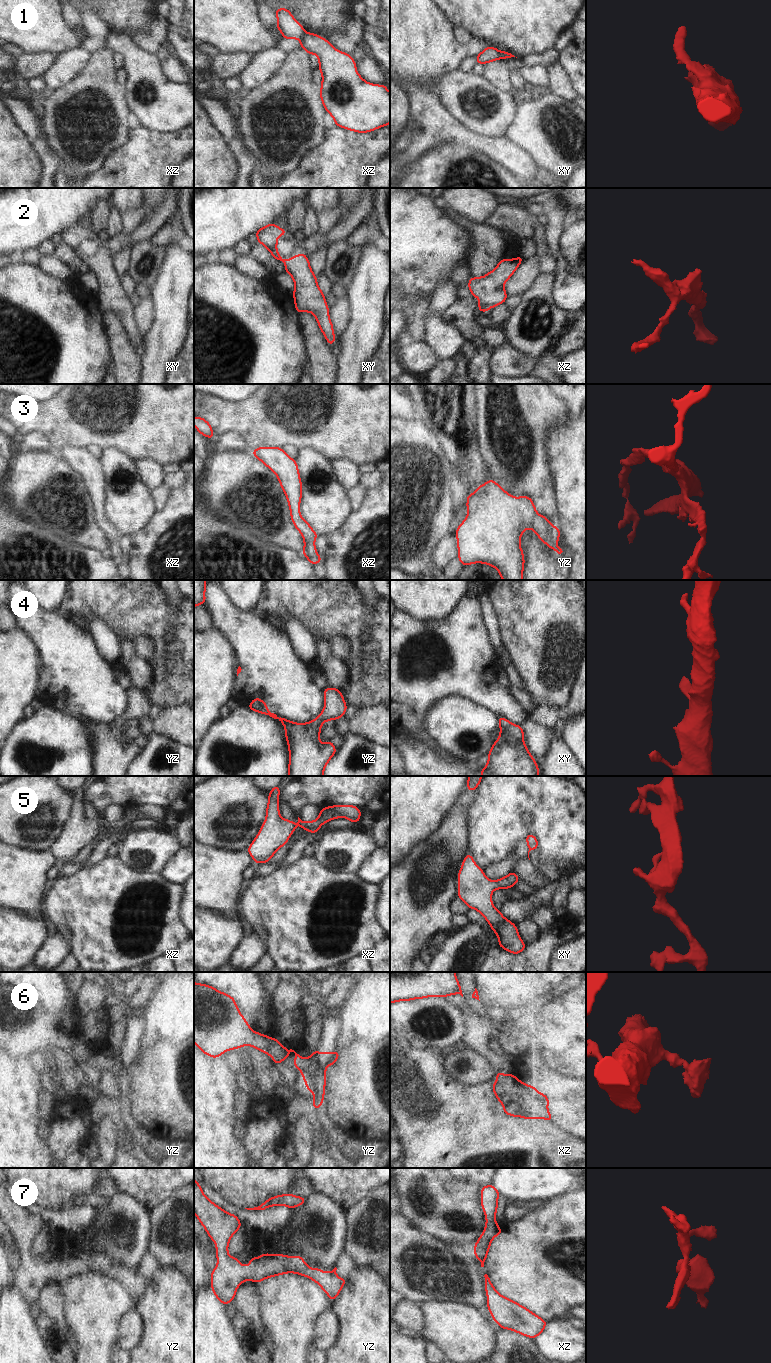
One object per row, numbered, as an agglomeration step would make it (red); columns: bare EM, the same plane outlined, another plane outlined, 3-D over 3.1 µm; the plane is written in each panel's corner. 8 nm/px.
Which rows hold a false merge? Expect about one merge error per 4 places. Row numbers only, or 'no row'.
1

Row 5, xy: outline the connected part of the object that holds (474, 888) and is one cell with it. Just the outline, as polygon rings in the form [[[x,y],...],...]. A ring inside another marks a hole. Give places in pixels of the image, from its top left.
[[[470,853],[464,858],[458,873],[458,898],[488,921],[499,939],[498,945],[513,954],[521,953],[526,944],[520,938],[516,925],[493,906],[491,894],[496,889],[513,887],[519,880],[514,872],[498,880],[489,880]]]

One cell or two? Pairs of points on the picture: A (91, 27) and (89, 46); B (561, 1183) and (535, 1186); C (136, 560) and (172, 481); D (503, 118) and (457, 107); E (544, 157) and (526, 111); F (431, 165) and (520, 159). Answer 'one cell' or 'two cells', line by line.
A: one cell
B: one cell
C: two cells
D: one cell
E: one cell
F: two cells

